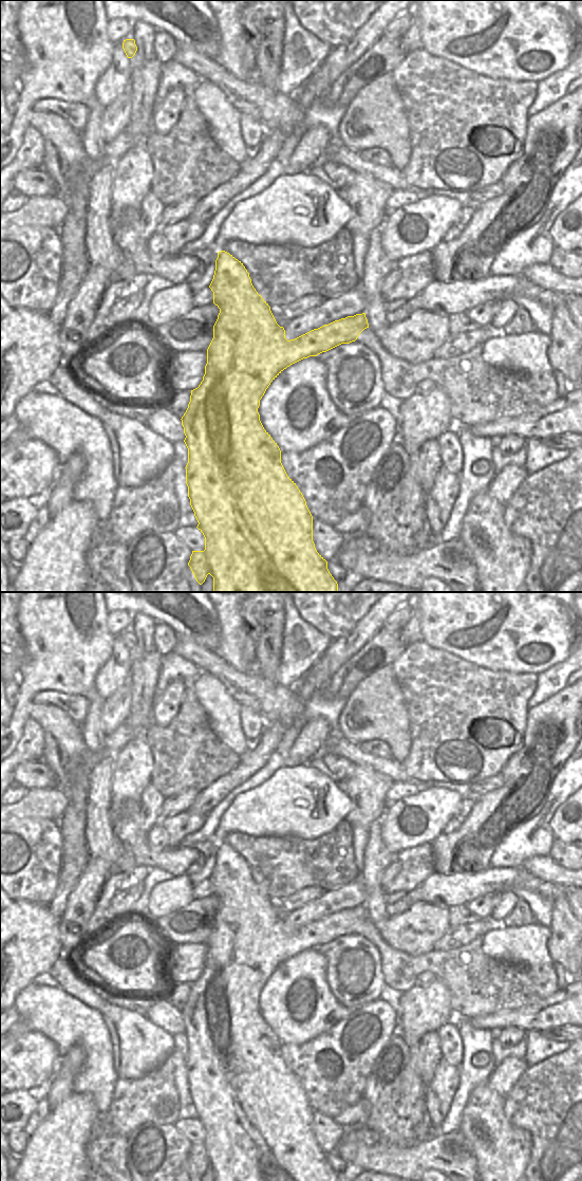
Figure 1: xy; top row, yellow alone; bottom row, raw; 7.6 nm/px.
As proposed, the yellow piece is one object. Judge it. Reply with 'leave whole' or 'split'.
leave whole

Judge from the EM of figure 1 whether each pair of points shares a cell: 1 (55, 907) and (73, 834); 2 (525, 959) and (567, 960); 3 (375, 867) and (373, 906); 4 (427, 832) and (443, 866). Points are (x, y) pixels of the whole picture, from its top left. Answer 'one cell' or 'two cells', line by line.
1: one cell
2: two cells
3: one cell
4: two cells

